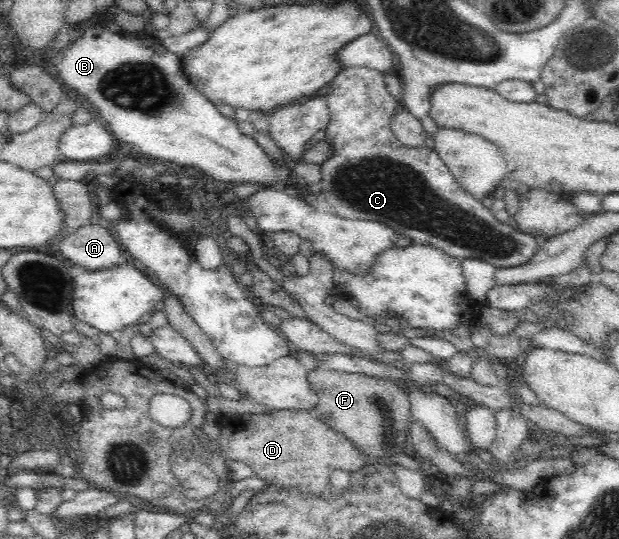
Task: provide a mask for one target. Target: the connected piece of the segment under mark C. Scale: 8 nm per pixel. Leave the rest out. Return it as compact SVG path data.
M355 66L350 68L343 68L338 74L337 77L333 78L333 81L330 81L327 89L322 92L326 96L328 103L328 111L330 116L330 121L325 129L325 139L330 149L332 150L332 157L329 157L326 161L323 161L321 166L321 181L315 189L319 195L319 198L322 202L322 207L329 210L331 213L337 214L339 217L345 219L358 219L358 220L367 220L367 221L379 221L391 229L395 229L398 237L409 237L410 241L413 239L412 243L417 244L427 244L436 249L441 249L444 253L447 253L450 257L459 258L460 260L466 258L478 258L483 261L491 263L491 265L499 268L505 267L516 267L517 265L524 265L531 261L535 256L535 253L538 251L537 240L527 234L519 231L511 221L508 222L499 222L495 216L494 212L488 210L483 206L483 203L476 201L469 193L466 193L458 184L457 181L451 176L449 168L444 165L444 162L438 157L438 154L422 146L419 148L413 147L404 147L395 137L391 130L391 121L394 115L398 112L400 107L400 98L393 97L387 92L385 84L383 83L383 73L377 71L373 68L368 68L365 66Z

